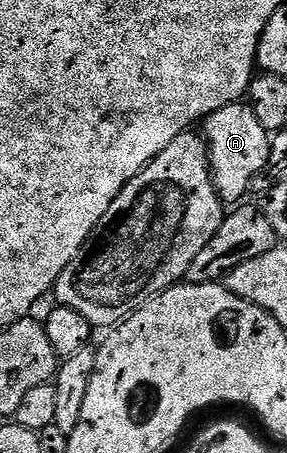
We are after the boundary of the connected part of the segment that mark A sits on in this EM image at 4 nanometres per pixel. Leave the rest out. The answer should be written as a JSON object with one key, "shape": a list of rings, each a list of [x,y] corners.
{"shape":[[[248,102],[232,103],[203,120],[203,137],[209,145],[209,169],[213,184],[217,186],[217,194],[221,202],[226,205],[237,205],[242,202],[245,194],[253,191],[253,182],[260,171],[264,171],[269,163],[271,153],[271,133],[261,124],[259,117],[255,117],[252,107]]]}

